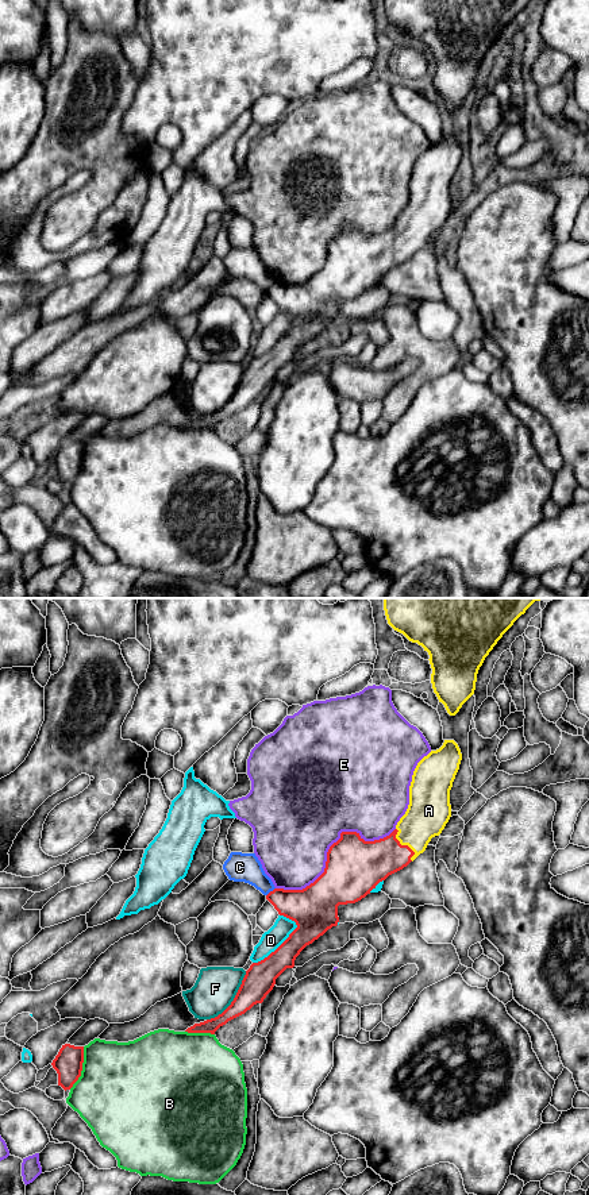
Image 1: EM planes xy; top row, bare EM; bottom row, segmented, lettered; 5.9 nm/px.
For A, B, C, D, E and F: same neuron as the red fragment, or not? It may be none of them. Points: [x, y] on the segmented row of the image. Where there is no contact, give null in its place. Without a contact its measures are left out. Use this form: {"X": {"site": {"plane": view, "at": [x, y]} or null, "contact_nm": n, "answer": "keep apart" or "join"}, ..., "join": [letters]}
{"A": {"site": {"plane": "xy", "at": [404, 845]}, "contact_nm": 220, "answer": "join"}, "B": {"site": {"plane": "xy", "at": [81, 1068]}, "contact_nm": 280, "answer": "keep apart"}, "C": {"site": {"plane": "xy", "at": [270, 891]}, "contact_nm": 80, "answer": "keep apart"}, "D": {"site": {"plane": "xy", "at": [280, 945]}, "contact_nm": 360, "answer": "keep apart"}, "E": {"site": {"plane": "xy", "at": [328, 850]}, "contact_nm": 800, "answer": "keep apart"}, "F": {"site": {"plane": "xy", "at": [234, 999]}, "contact_nm": 380, "answer": "keep apart"}, "join": ["A"]}

